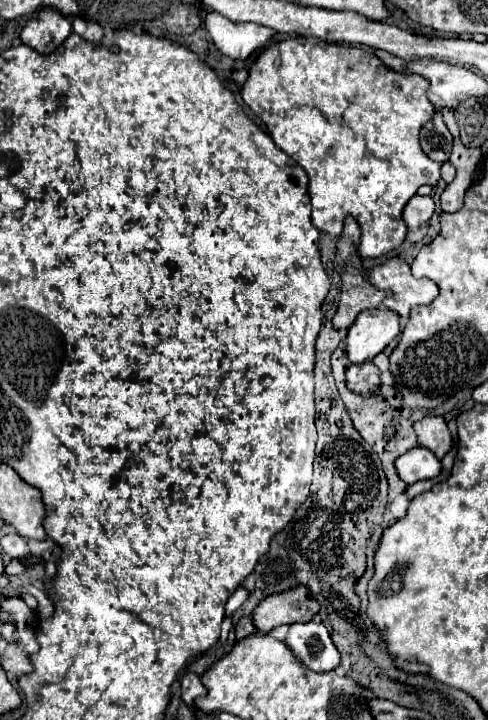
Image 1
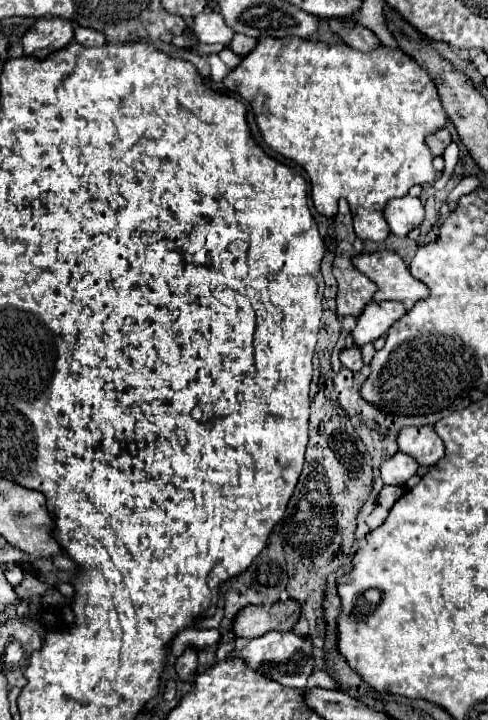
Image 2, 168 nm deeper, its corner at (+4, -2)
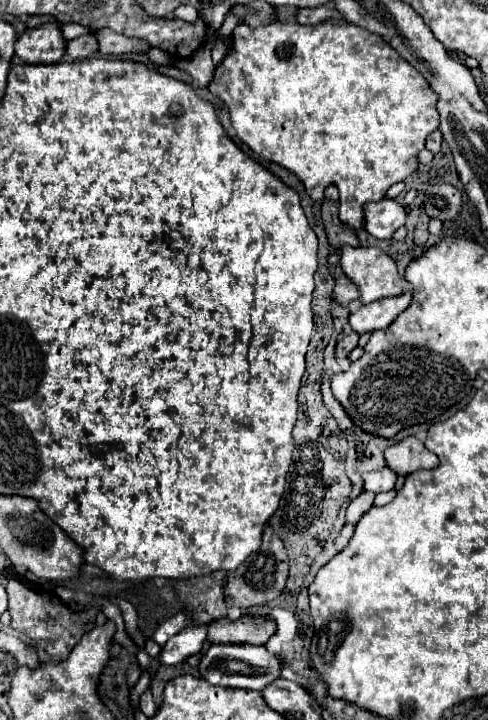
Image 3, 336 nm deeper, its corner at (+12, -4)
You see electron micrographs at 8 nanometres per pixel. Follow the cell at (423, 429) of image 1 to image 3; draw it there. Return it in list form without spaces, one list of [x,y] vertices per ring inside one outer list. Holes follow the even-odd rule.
[[[408,436],[404,440],[400,440],[398,444],[386,448],[384,452],[386,462],[390,464],[390,468],[396,474],[412,474],[420,468],[432,470],[440,464],[438,456],[434,452],[430,452],[422,440],[418,440],[416,436]]]

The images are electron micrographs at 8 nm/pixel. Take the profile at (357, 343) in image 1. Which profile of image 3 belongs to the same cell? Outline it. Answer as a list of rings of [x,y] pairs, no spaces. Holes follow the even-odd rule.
[[[406,292],[404,296],[392,300],[378,300],[368,306],[360,306],[360,310],[350,314],[348,322],[356,334],[388,328],[388,324],[392,324],[392,320],[396,320],[396,316],[408,308],[410,298],[410,292]]]

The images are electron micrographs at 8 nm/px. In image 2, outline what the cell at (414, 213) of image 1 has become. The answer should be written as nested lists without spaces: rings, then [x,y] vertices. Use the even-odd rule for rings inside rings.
[[[402,196],[392,198],[384,208],[384,218],[390,226],[390,232],[396,236],[406,236],[410,230],[418,228],[424,220],[424,206],[420,198]]]

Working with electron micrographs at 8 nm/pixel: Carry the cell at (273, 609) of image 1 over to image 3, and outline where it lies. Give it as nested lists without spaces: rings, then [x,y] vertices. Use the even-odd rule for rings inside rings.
[[[242,616],[240,620],[220,618],[208,626],[208,640],[214,644],[266,644],[276,632],[276,620],[268,616]]]

